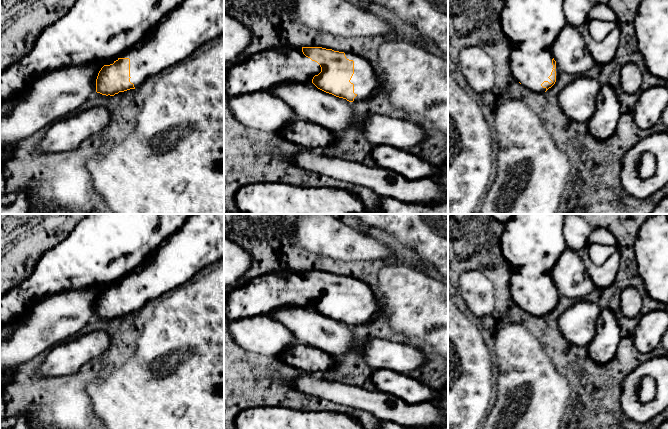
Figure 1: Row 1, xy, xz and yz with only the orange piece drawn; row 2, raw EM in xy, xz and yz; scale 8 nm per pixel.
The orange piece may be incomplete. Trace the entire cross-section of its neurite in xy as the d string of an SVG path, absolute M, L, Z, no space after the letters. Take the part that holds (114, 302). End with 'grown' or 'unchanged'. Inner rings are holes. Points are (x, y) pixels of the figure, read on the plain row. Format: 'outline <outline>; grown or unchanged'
outline M190 214L183 226L152 254L136 273L123 277L113 288L104 289L96 303L96 316L115 318L135 313L152 299L189 282L204 267L224 257L224 214Z; grown

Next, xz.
outline M302 271L302 276L321 291L321 296L312 303L312 307L318 313L349 326L371 323L376 318L381 317L381 308L377 298L366 283L322 271Z; grown

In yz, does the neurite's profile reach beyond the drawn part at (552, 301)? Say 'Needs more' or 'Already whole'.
Needs more

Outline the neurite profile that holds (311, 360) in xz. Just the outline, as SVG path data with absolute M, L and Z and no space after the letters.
M299 344L288 347L279 358L286 364L310 374L323 374L337 365L332 355L320 349Z

